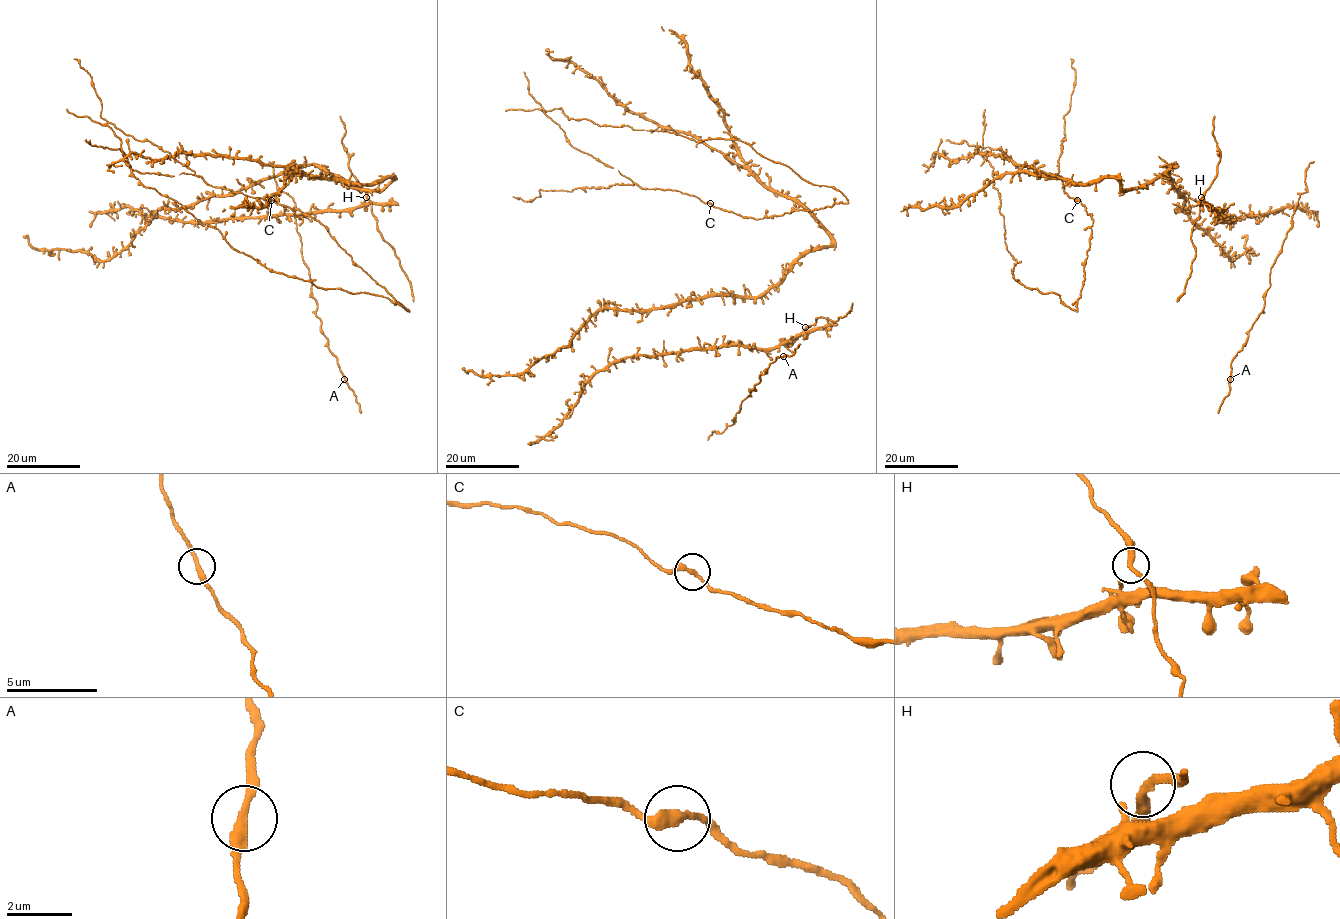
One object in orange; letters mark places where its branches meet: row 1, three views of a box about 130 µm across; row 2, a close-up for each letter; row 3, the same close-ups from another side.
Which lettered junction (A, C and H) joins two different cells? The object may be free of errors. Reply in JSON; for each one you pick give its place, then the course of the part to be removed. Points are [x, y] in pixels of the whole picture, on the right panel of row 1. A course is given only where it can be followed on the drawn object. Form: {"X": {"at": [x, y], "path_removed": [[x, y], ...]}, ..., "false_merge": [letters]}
{"false_merge": []}

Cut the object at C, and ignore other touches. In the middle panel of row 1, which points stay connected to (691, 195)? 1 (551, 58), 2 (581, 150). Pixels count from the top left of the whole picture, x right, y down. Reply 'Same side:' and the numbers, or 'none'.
Same side: 2

